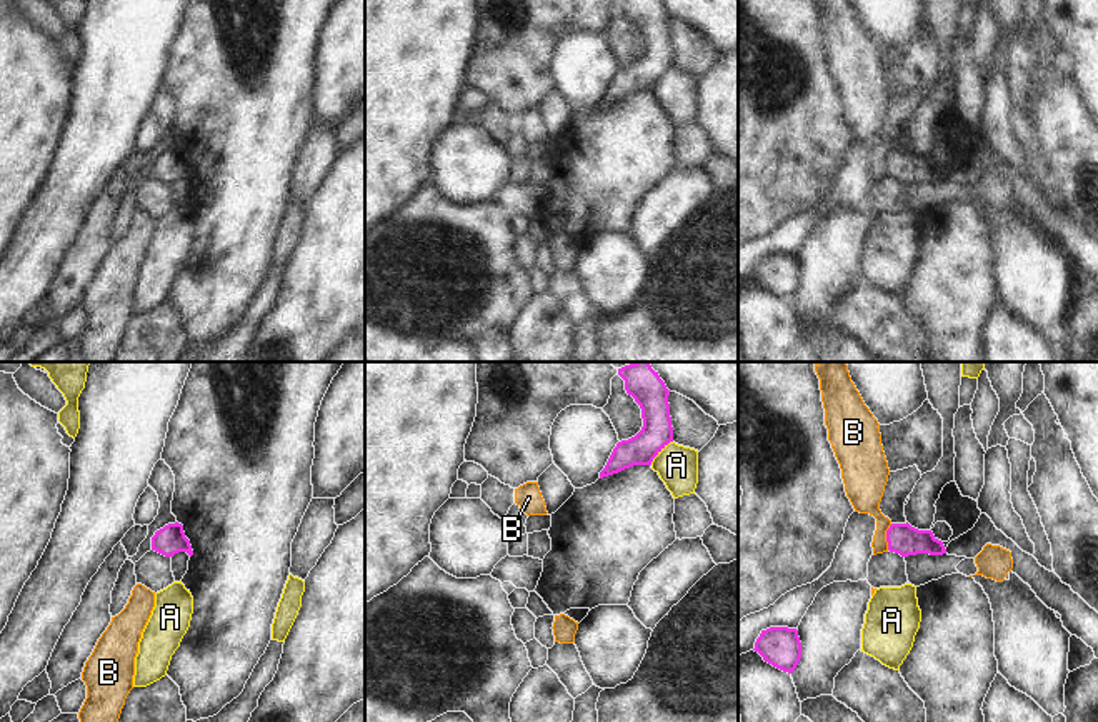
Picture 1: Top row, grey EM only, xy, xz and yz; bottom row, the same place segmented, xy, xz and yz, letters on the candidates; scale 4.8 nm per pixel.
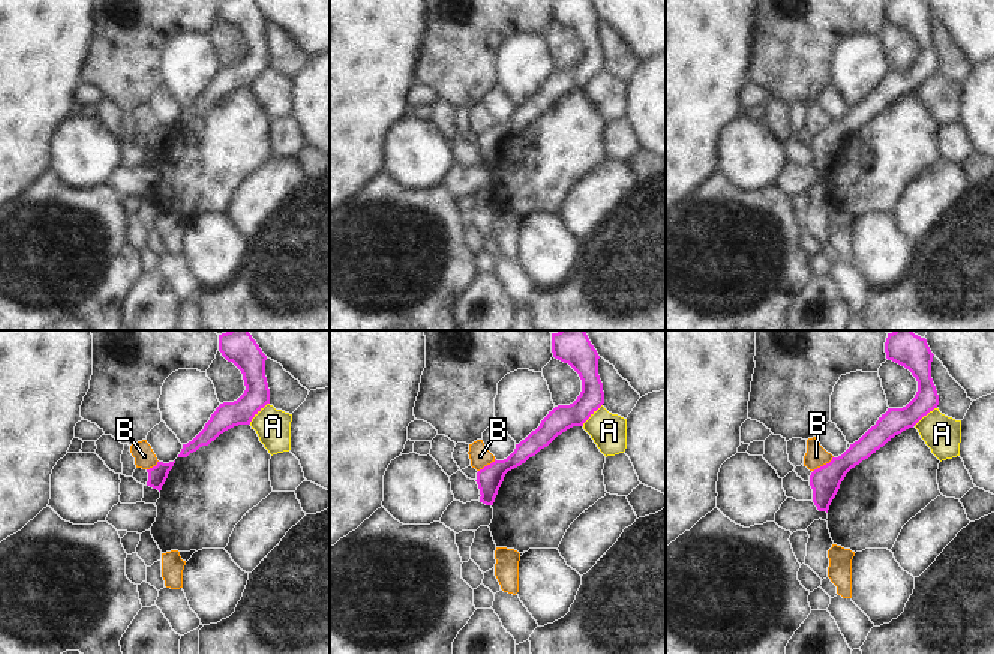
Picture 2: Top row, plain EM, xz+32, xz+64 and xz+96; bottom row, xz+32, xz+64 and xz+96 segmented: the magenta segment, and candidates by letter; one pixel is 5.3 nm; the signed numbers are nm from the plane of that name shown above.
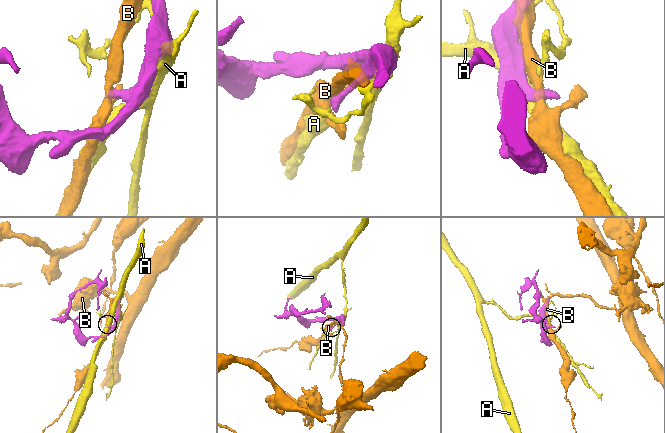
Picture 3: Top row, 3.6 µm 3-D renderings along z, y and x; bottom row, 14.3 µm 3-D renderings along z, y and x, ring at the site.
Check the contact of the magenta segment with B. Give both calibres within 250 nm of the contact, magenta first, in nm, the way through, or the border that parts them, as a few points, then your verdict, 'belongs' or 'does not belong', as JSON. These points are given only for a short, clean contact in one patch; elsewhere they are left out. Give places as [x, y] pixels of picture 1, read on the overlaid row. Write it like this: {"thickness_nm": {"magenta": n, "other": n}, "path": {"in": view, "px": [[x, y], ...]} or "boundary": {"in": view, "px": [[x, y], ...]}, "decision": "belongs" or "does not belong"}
{"thickness_nm": {"magenta": 150, "other": 170}, "boundary": {"in": "yz", "px": [[892, 524], [887, 531], [887, 549]]}, "decision": "does not belong"}

